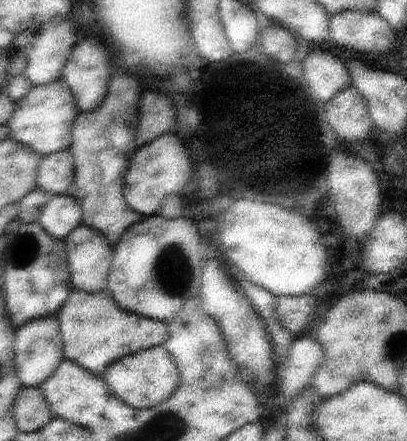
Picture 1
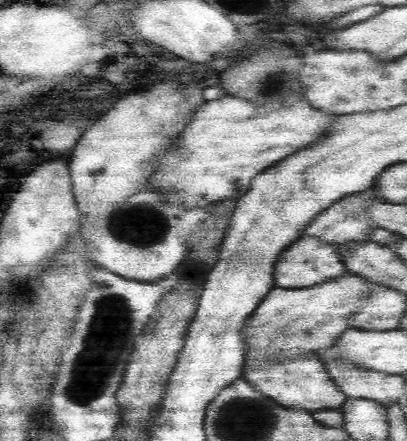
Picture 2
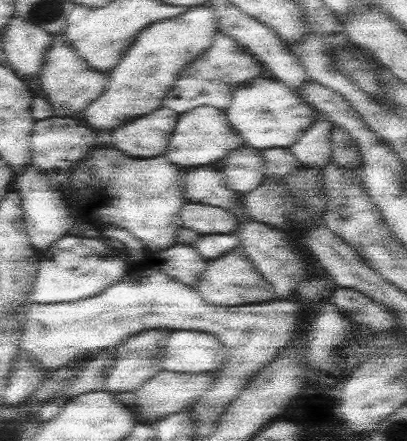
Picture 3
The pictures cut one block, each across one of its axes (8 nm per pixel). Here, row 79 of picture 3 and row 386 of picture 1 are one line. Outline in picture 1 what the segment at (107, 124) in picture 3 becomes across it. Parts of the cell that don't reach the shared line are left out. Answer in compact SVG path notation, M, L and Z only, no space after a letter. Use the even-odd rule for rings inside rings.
M157 346L115 362L115 366L111 366L111 370L105 374L105 384L111 388L111 392L115 392L119 400L123 400L123 404L141 412L159 406L163 400L169 400L181 384L181 374L175 366L175 360L171 360L171 352L167 352L163 346Z

